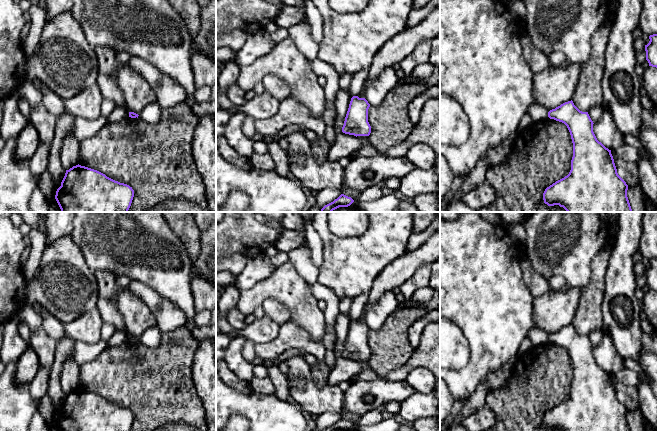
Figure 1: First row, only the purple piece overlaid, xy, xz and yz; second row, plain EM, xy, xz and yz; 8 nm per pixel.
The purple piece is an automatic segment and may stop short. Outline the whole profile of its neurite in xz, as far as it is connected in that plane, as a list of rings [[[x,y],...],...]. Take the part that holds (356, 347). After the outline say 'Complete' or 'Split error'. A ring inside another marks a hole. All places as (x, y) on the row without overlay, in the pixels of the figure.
[[[353,320],[345,341],[342,356],[354,360],[369,360],[371,350],[368,346],[370,328],[365,322]]]. Complete

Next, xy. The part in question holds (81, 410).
[[[79,388],[66,394],[55,419],[59,431],[130,431],[133,421],[129,409]]]. Complete

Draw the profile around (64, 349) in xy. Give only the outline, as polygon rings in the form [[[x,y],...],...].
[[[68,336],[57,341],[54,362],[51,366],[47,395],[51,398],[57,413],[61,410],[66,397],[61,386],[60,374],[65,361],[73,356],[74,342],[75,340]]]

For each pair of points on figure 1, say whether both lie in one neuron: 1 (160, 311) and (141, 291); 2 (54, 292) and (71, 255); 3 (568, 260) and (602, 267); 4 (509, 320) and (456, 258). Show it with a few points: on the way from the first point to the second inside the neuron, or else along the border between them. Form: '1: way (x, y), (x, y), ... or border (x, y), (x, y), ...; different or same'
1: way (157, 306), (146, 295); same
2: way (63, 283), (63, 264); same
3: border (604, 245), (593, 259), (590, 281), (582, 287); different
4: way (494, 305), (472, 280), (470, 273); same

